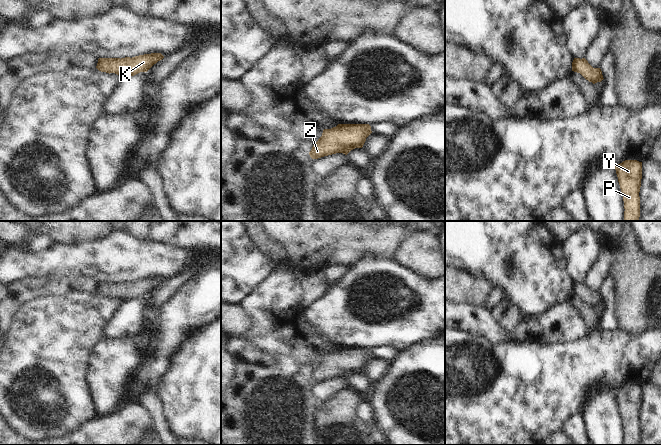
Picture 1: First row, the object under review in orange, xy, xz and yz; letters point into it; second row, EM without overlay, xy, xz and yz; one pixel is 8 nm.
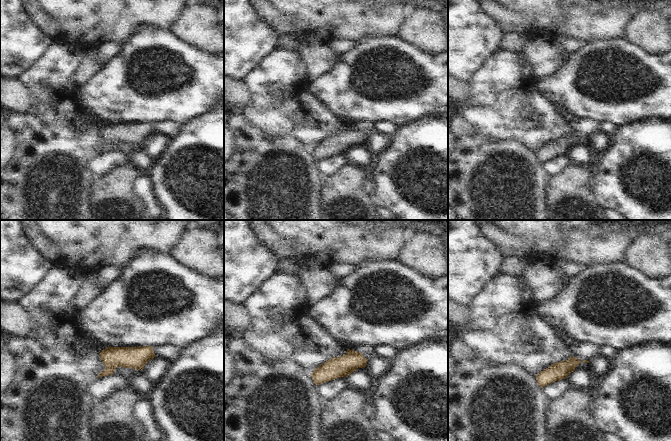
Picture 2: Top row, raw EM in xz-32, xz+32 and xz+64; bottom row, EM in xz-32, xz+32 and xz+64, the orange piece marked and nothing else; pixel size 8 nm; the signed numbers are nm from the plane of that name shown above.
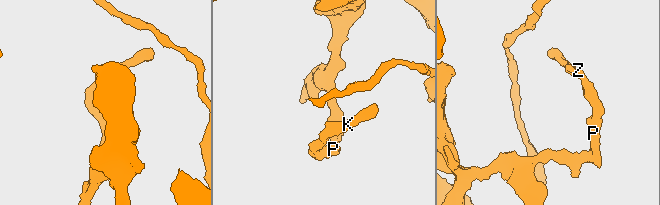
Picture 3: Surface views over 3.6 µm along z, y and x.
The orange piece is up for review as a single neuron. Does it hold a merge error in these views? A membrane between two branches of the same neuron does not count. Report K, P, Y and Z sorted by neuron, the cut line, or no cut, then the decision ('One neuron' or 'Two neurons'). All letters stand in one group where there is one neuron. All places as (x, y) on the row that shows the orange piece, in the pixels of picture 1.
Groups: K P Y Z. No split. One neuron

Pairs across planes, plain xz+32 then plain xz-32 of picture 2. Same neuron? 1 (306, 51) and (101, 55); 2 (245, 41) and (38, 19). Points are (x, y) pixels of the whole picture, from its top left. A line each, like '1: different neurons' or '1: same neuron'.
1: different neurons
2: different neurons

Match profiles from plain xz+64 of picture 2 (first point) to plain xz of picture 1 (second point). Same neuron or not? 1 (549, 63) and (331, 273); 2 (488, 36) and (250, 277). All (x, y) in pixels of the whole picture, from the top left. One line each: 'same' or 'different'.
1: different
2: same

